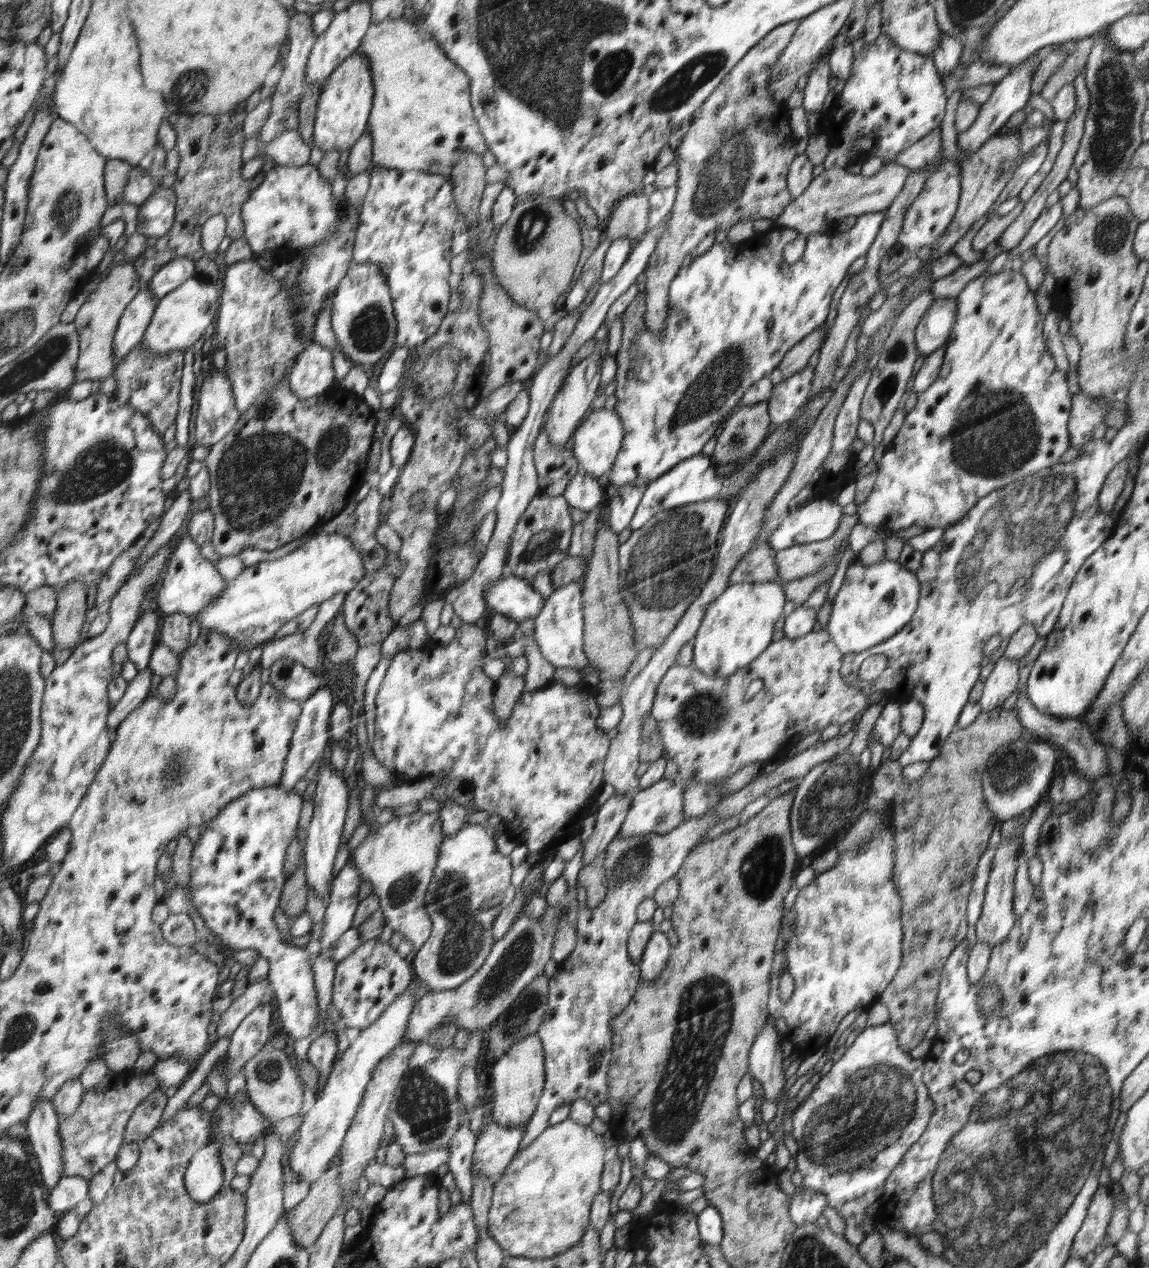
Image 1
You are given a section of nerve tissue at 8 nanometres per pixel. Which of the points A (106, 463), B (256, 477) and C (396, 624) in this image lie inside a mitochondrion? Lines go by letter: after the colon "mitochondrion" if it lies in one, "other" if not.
A: mitochondrion
B: mitochondrion
C: other

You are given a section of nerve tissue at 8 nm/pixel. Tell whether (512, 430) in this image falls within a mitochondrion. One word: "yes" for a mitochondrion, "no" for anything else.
no

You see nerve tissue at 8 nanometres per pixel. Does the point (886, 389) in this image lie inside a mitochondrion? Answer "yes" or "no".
yes

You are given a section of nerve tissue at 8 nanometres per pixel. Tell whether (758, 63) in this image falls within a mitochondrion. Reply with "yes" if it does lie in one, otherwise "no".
no

